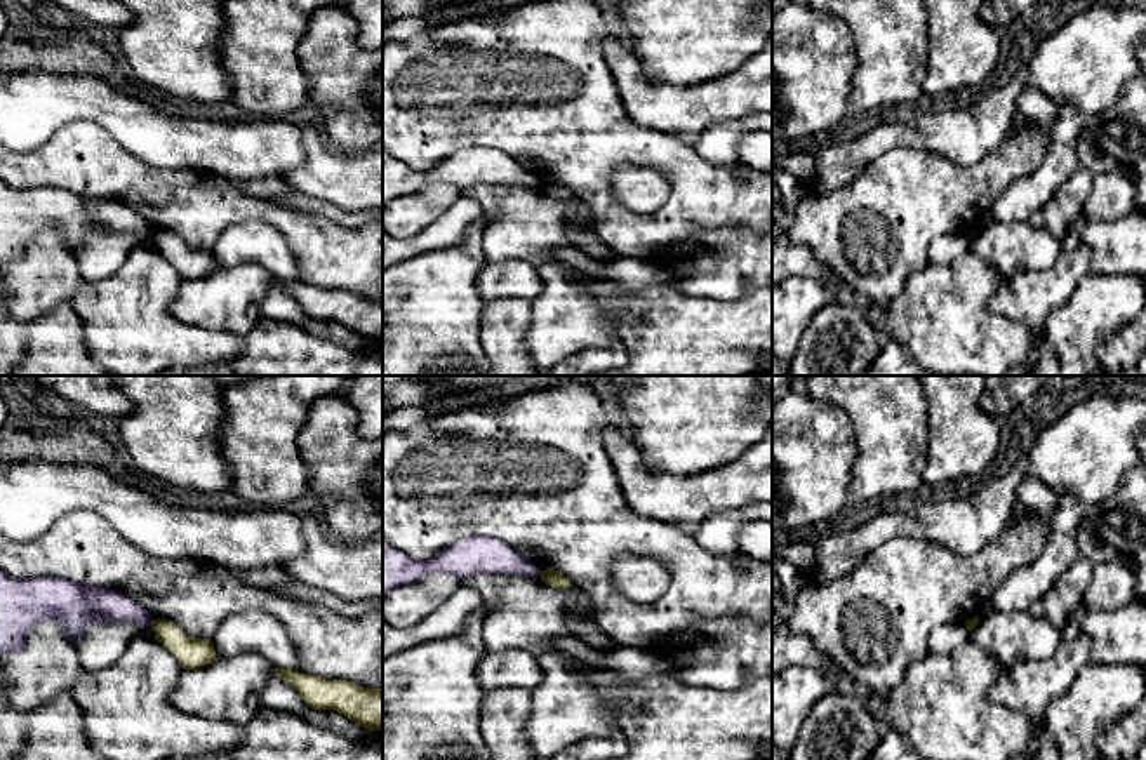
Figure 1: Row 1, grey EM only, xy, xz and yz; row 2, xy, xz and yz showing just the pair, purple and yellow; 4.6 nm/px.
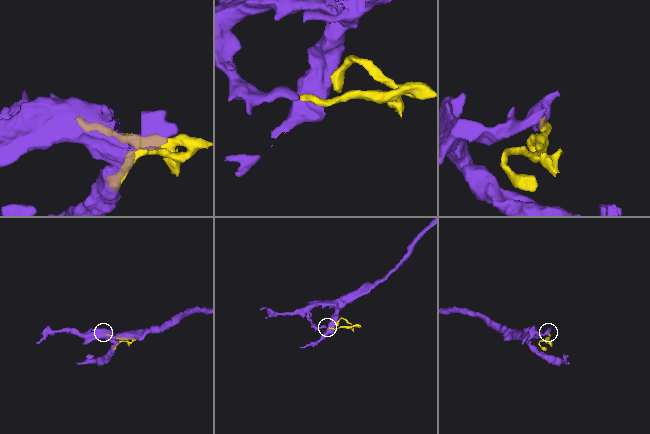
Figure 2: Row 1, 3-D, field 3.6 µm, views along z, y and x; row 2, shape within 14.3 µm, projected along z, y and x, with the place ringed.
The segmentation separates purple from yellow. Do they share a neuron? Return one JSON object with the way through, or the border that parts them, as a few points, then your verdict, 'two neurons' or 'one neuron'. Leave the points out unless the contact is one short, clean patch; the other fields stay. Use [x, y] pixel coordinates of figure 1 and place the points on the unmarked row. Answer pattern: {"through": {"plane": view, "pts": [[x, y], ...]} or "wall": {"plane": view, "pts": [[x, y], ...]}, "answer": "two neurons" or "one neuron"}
{"wall": {"plane": "xz", "pts": [[539, 181], [541, 186]]}, "answer": "two neurons"}

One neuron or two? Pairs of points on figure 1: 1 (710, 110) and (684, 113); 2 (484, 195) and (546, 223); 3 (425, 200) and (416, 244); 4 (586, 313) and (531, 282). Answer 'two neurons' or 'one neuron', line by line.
1: one neuron
2: one neuron
3: two neurons
4: two neurons

